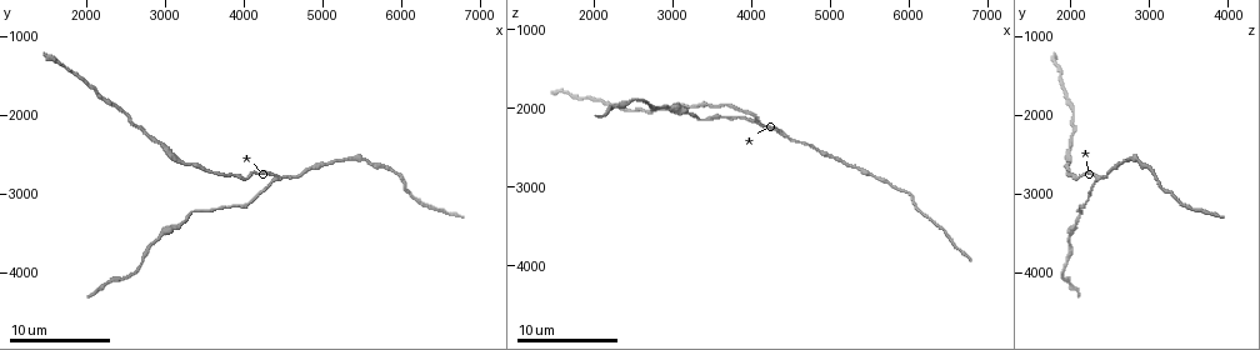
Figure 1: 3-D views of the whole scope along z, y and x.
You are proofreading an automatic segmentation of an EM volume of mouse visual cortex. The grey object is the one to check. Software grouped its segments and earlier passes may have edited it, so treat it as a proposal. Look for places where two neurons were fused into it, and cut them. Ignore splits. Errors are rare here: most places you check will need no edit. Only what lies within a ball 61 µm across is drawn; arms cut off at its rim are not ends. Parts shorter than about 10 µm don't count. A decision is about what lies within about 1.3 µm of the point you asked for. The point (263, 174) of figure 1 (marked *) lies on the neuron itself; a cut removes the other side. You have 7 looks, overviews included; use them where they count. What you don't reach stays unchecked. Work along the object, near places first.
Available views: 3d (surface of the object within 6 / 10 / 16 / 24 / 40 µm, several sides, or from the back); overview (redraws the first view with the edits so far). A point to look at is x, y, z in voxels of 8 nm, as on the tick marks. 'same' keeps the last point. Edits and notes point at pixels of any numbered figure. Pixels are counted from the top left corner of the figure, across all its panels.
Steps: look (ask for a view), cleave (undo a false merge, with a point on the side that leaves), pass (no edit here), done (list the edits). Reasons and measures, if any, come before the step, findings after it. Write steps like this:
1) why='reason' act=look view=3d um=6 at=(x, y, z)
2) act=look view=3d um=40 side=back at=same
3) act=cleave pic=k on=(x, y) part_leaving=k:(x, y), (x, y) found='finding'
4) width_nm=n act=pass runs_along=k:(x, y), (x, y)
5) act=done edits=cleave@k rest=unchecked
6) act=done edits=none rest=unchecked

act=look view=3d um=10 at=(2950, 2350, 2000)

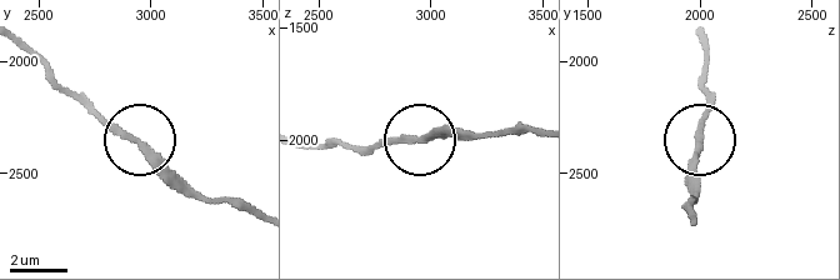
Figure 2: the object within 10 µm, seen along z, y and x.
width_nm=260 act=pass runs_along=2:(255, 215), (198, 194), (85, 95) found='all the same neuron'

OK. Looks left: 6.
why='three arms meet' act=look view=3d um=6 at=(4400, 2800, 2350)

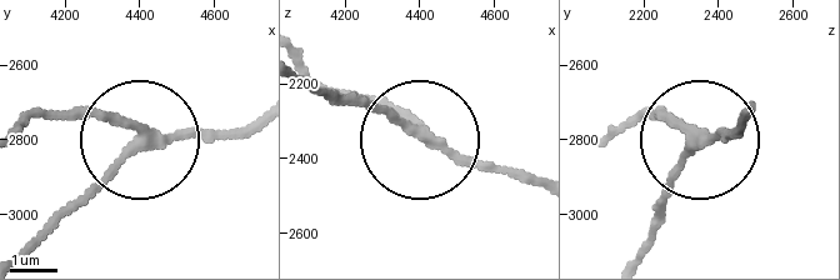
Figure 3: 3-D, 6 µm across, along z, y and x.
act=pass runs_along=3:(81, 121), (125, 125), (133, 145), (58, 225) found='continuous, no second neuron'

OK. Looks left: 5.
why='thick turns thin' act=look view=3d um=6 at=(2950, 3500, 2000)

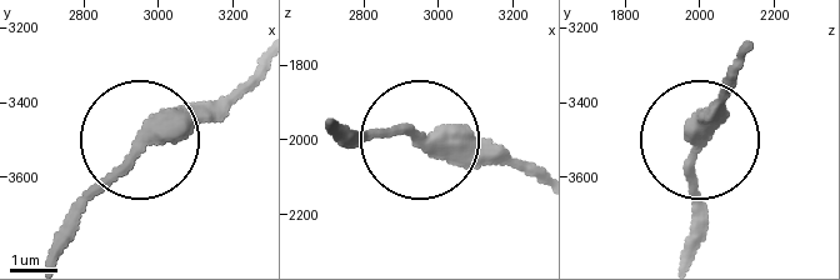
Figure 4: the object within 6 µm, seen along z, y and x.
act=look view=3d um=6 side=back at=(2960, 3510, 2000)

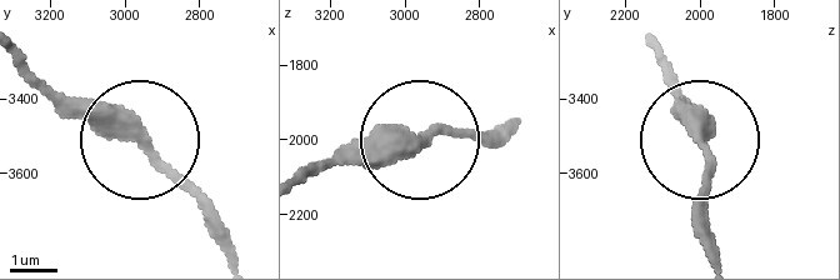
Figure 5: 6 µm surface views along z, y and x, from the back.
width_nm=370 act=pass runs_along=5:(303, 181), (398, 158), (445, 130), (501, 130) found='one neuron here'

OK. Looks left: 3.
why='thin neck' act=look view=3d um=16 at=(5500, 2550, 2850)

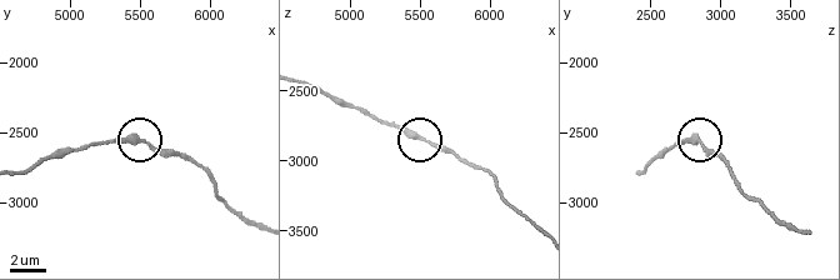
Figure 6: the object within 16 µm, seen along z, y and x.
width_nm=260 act=pass runs_along=6:(300, 80), (413, 130), (460, 159) found='continuous, no second neuron'

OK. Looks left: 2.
act=done edits=none rest=unchecked

